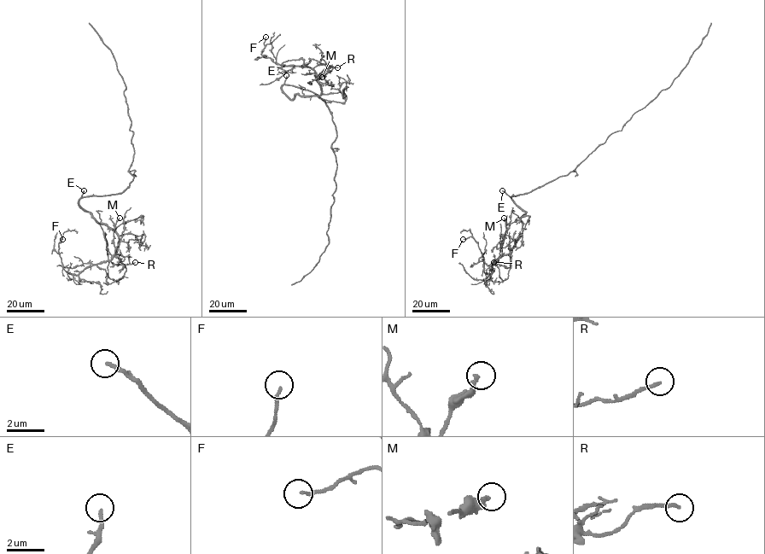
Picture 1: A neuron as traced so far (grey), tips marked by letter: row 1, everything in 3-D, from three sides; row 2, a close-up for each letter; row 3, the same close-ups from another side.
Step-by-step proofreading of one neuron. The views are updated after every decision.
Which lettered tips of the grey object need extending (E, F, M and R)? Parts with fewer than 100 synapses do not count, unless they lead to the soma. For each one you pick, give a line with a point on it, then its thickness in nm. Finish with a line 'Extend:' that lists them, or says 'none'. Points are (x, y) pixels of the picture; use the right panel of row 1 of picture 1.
E: (502, 190) | 190 nm
Extend: E

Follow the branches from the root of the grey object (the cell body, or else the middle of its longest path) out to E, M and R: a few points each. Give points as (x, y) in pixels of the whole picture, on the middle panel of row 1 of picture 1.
E: (327, 106), (313, 92), (285, 84), (286, 75)
M: (327, 106), (311, 91), (287, 84), (282, 90), (292, 100), (296, 94), (319, 96), (316, 76), (322, 77)
R: (327, 106), (311, 91), (282, 86), (292, 100), (296, 94), (319, 96), (318, 75), (324, 70), (337, 67)

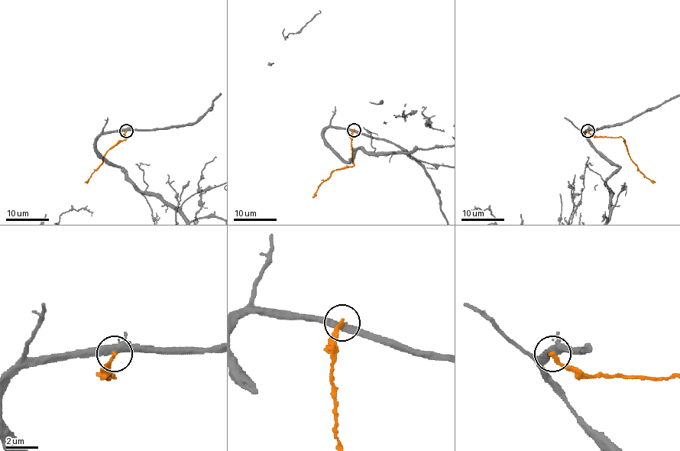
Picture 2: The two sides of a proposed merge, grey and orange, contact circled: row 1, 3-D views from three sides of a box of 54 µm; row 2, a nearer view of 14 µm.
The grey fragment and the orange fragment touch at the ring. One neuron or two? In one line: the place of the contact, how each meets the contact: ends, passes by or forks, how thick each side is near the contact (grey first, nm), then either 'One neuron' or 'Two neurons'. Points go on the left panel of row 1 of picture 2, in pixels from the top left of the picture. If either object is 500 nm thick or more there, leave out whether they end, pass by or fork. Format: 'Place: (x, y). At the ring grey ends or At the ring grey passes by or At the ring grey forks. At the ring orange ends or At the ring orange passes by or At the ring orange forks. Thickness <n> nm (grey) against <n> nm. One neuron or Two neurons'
Place: (126, 131). At the ring grey forks. At the ring orange ends. Thickness 360 nm (grey) against 220 nm. Two neurons

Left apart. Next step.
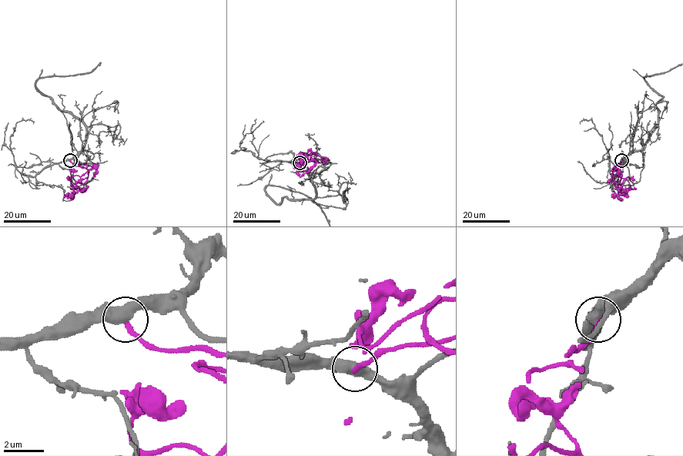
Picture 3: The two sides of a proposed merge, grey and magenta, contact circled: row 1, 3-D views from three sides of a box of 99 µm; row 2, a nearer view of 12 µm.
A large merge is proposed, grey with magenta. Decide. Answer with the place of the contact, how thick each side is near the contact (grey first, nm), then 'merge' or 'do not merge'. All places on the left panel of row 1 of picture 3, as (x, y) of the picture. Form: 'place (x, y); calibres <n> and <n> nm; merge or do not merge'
place (70, 160); calibres 500 and 240 nm; do not merge

